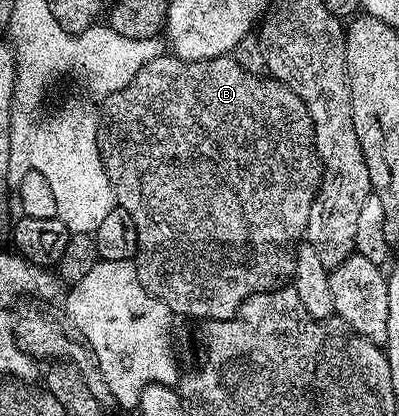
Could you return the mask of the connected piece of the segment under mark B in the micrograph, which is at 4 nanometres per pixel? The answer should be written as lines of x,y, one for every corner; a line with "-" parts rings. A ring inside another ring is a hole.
159,54
148,59
124,89
106,94
105,104
99,107
98,148
107,169
107,177
113,186
116,206
127,209
127,213
131,213
131,221
135,221
135,262
139,281
143,289
147,289
147,293
169,306
174,316
190,315
196,321
230,319
241,308
245,299
260,291
270,290
277,281
273,279
280,275
288,276
292,272
295,244
305,235
305,226
311,217
311,205
317,196
317,188
321,186
322,169
317,151
313,147
313,122
303,101
287,84
272,77
260,79
259,76
244,71
233,58
232,54
227,54
186,63
172,54

